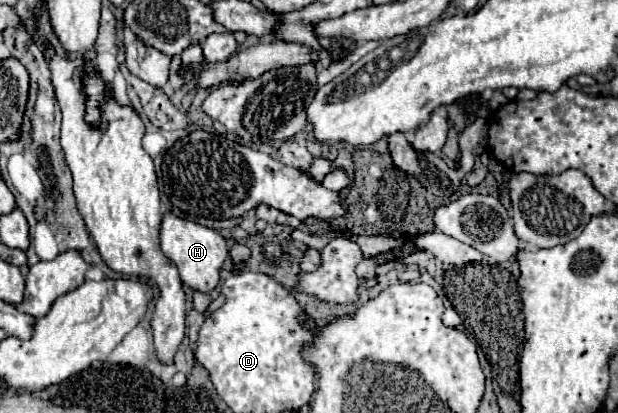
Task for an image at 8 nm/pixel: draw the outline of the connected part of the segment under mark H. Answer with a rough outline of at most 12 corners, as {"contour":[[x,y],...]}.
{"contour":[[161,224],[163,254],[191,290],[209,294],[229,252],[217,230]]}

